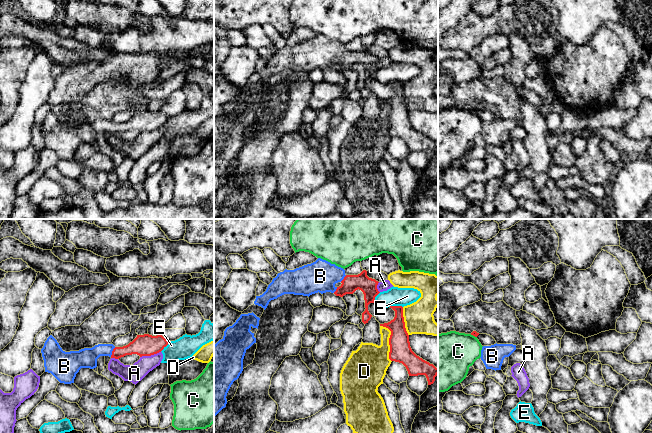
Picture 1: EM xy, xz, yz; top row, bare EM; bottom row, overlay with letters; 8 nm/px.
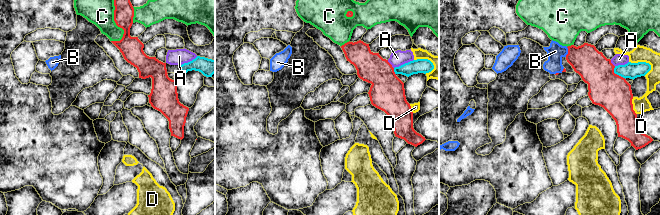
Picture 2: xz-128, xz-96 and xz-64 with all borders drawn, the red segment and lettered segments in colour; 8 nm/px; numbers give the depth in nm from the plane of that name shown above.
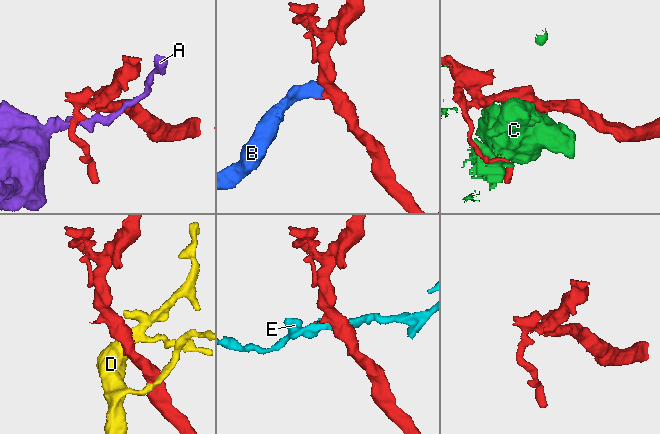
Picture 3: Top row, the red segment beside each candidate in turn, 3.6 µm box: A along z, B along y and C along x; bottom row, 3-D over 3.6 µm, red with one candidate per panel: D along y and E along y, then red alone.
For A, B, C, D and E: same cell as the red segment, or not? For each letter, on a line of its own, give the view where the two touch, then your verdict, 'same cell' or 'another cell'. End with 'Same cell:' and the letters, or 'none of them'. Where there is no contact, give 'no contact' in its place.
A: xy | another cell
B: xy | same cell
C: yz | another cell
D: xz | another cell
E: xz | another cell
Same cell: B

